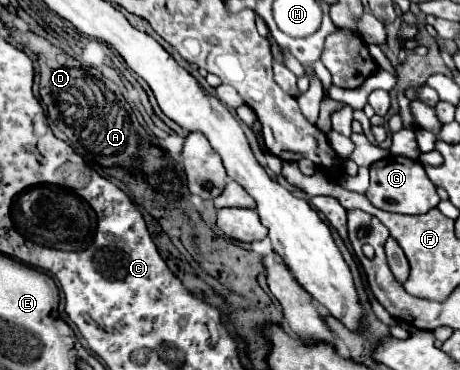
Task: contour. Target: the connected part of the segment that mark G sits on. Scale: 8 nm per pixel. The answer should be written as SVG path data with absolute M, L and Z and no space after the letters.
M388 155L372 165L370 187L368 187L366 195L378 209L392 211L392 213L404 213L404 215L426 213L440 203L436 187L428 179L422 163L408 159L408 157L396 157L396 155Z

